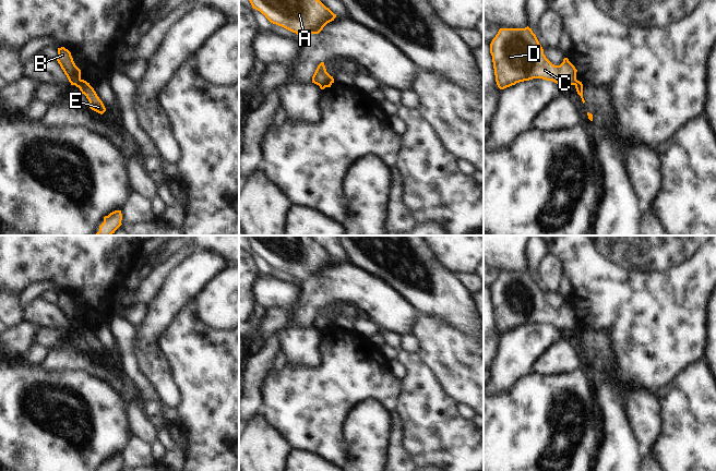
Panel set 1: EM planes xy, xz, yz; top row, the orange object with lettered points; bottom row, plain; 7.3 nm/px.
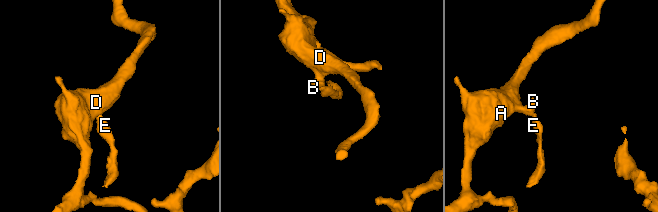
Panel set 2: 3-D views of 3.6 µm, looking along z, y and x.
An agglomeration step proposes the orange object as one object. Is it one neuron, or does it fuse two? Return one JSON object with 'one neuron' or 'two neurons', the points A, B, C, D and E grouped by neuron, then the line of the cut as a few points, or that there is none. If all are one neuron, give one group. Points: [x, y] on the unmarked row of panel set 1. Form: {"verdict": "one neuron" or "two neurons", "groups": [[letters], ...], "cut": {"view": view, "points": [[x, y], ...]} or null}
{"verdict": "two neurons", "groups": [["A", "B", "C", "D"], ["E"]], "cut": {"view": "xy", "points": [[85, 325], [79, 326], [75, 329]]}}

